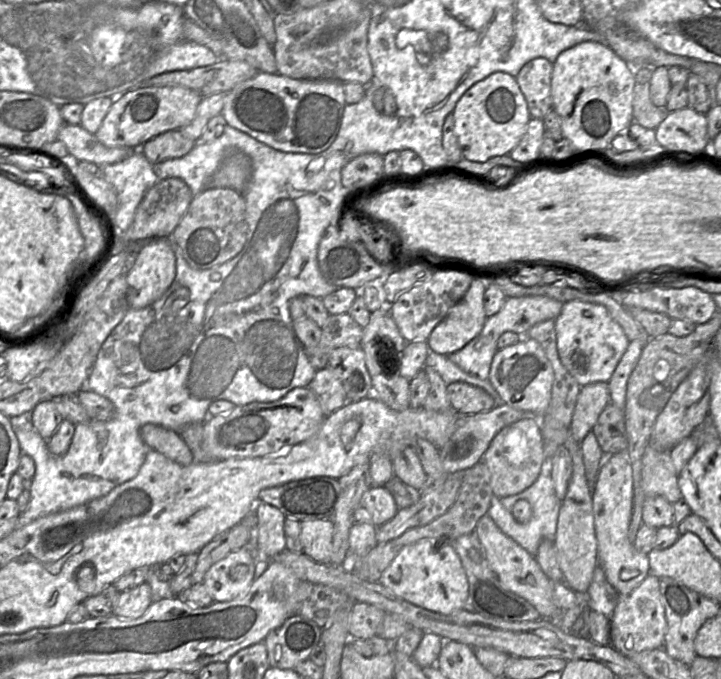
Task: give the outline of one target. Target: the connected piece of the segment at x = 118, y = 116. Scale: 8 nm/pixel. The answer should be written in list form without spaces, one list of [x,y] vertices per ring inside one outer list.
[[[152,86],[152,87],[138,88],[132,91],[128,91],[121,98],[114,99],[109,111],[107,112],[99,129],[94,135],[99,140],[99,142],[101,142],[103,145],[107,147],[129,147],[129,148],[139,149],[145,142],[149,141],[150,139],[170,130],[178,130],[184,127],[185,125],[189,124],[195,117],[196,110],[201,99],[202,96],[197,92],[188,88],[178,87],[178,86]]]

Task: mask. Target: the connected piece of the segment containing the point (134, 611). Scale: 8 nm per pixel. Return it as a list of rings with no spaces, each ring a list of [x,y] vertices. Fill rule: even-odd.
[[[145,582],[120,593],[113,615],[121,619],[139,618],[152,603],[151,587]]]

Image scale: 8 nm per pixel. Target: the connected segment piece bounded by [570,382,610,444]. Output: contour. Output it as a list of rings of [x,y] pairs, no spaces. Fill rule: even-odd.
[[[597,382],[581,387],[570,426],[571,434],[579,444],[592,431],[600,413],[609,402],[607,382]]]

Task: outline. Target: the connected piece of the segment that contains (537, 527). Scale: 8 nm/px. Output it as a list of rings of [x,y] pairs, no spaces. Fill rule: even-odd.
[[[544,460],[541,473],[531,486],[518,494],[501,499],[493,496],[487,514],[505,535],[512,538],[529,553],[535,555],[542,540],[554,539],[561,504],[551,478],[551,460]],[[520,499],[527,500],[532,508],[531,519],[526,523],[518,522],[511,513],[514,504]]]

